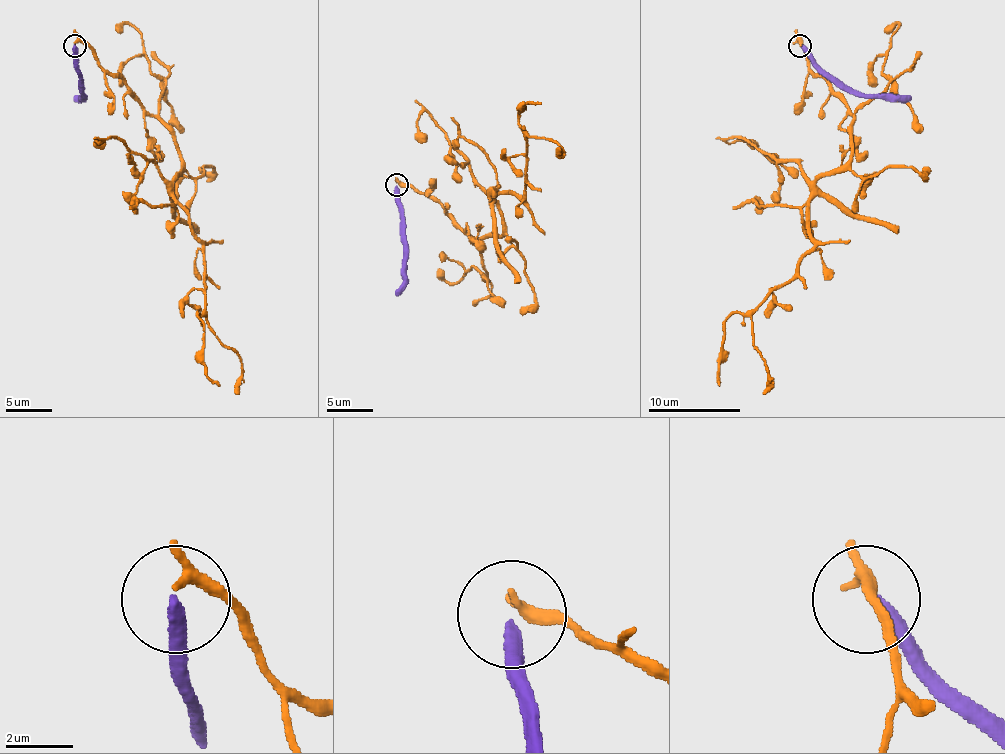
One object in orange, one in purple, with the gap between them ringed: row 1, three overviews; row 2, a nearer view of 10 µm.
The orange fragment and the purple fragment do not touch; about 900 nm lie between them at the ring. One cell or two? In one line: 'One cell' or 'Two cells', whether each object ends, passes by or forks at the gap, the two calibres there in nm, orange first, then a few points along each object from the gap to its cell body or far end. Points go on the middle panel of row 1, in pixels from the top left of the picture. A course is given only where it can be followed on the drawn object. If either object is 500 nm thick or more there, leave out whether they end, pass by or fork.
Two cells. At the ring orange passes by. At the ring purple ends. Thickness 320 nm (orange) against 480 nm. Course of orange: (397, 183), (436, 199), (475, 238), (499, 236), (494, 199), (524, 197), (526, 185), (519, 118), (540, 104). Course of purple: (397, 185), (404, 247), (404, 282), (397, 296)

